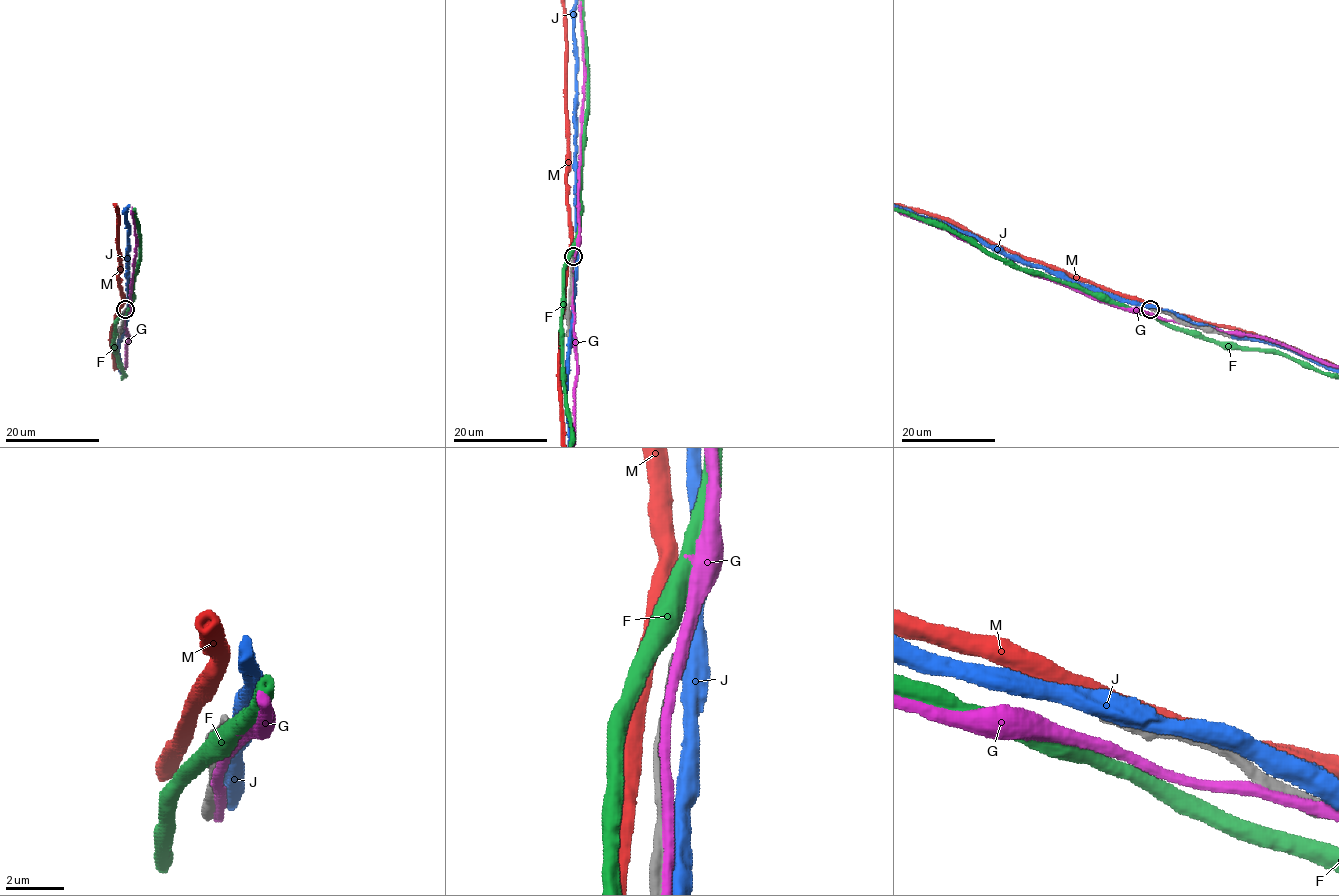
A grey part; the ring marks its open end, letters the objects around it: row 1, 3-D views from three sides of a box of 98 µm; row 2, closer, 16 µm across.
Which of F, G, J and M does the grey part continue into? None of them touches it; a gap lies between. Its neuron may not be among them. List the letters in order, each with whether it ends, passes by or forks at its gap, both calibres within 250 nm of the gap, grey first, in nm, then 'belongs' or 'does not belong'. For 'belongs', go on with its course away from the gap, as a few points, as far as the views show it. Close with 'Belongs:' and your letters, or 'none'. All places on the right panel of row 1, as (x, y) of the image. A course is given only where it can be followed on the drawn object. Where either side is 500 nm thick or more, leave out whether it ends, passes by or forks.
F: it passes by | 240/480 nm | does not belong
G: it passes by | 240/400 nm | does not belong
J: 240/600 nm | does not belong
M: 240/500 nm | does not belong
Belongs: none

